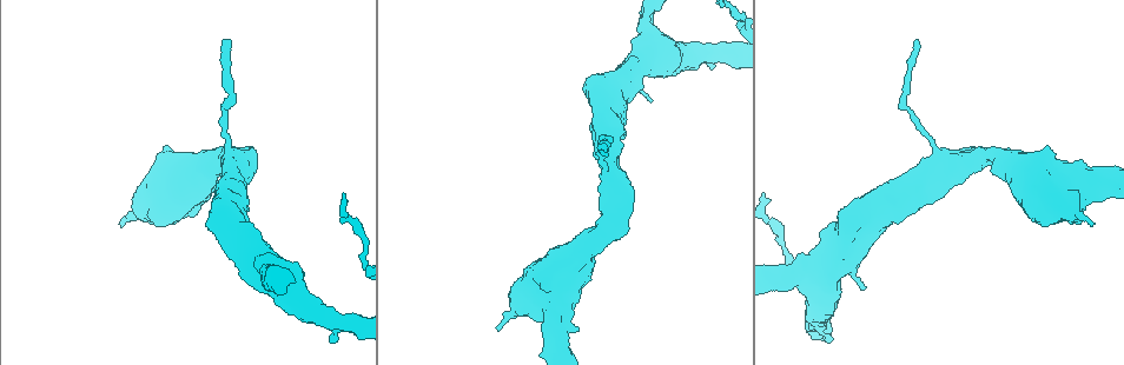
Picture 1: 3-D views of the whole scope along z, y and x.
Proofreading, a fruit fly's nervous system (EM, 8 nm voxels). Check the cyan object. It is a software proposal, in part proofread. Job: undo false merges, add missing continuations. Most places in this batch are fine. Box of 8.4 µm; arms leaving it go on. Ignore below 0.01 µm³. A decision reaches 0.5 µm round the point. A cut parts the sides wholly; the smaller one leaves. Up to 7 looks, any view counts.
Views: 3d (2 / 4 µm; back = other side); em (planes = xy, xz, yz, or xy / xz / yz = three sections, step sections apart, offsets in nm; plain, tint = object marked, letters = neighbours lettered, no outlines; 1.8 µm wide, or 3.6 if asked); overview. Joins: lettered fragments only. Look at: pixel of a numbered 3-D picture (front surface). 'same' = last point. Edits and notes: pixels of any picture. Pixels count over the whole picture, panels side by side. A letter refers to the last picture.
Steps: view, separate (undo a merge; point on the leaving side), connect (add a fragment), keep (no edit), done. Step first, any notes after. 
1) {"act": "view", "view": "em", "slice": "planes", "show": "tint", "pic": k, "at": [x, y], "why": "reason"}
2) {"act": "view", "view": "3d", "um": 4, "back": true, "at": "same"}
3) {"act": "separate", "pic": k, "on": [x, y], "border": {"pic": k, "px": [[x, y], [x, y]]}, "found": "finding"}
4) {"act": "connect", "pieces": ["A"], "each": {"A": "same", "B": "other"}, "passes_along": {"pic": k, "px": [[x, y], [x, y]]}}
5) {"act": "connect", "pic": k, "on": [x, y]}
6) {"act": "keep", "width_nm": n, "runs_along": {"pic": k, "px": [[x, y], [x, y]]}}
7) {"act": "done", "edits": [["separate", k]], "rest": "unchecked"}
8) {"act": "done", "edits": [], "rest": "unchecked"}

{"act": "view", "view": "3d", "um": 2, "back": true, "pic": 1, "at": [988, 156], "why": "sharp bend"}

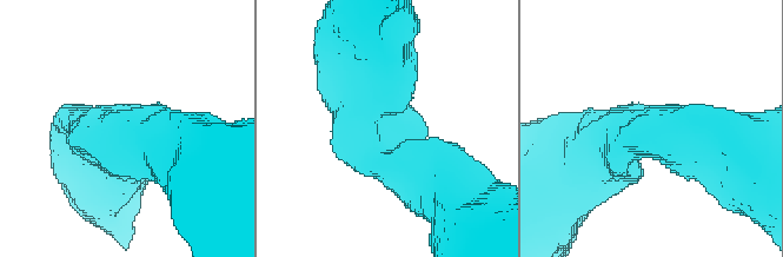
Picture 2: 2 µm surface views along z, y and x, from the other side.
{"act": "view", "view": "em", "slice": "planes", "show": "letters", "pic": 2, "at": [100, 135], "arm_widths_nm": [480, 550], "why": "shape alone is not enough"}

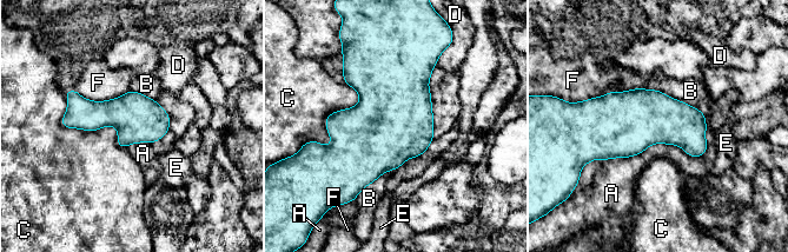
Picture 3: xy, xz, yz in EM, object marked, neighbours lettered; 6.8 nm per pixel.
{"act": "keep", "width_nm": 320, "each": {"A": "other", "B": "other", "C": "other", "D": "other", "E": "other", "F": "other"}, "border": {"pic": 3, "px": [[65, 92], [125, 148]]}, "found": "one neuron here"}

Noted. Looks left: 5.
{"act": "view", "view": "em", "slice": "planes", "show": "plain", "pic": 1, "at": [545, 301], "why": "calibre changes"}

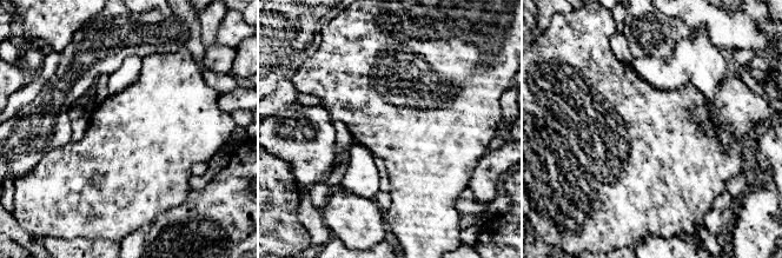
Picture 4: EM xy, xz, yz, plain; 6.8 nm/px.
{"act": "view", "view": "em", "slice": "planes", "show": "letters", "at": "same", "why": "what lies round it"}

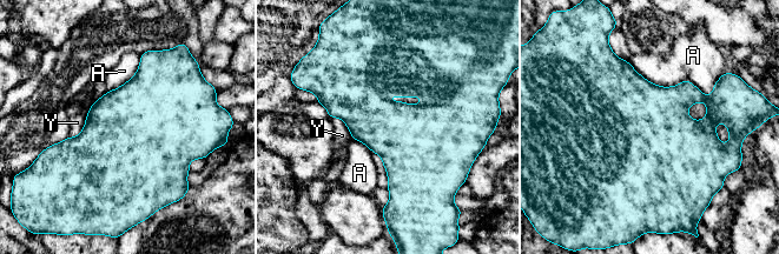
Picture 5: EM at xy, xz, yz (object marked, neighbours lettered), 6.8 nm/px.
{"act": "keep", "width_nm": 460, "each": {"A": "other", "Y": "other"}, "border": {"pic": 5, "px": [[628, 60], [718, 80]]}, "found": "continuous, no second neuron"}

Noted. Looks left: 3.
{"act": "view", "view": "em", "um": 3.6, "slice": "yz", "step": 8, "show": "letters", "pic": 1, "at": [654, 45], "why": "sudden change in width"}

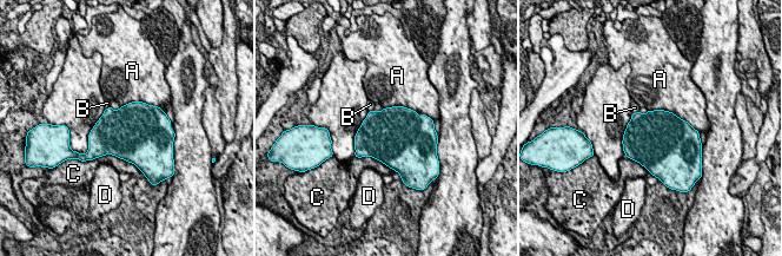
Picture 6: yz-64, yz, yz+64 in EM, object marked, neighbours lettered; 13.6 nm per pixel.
{"act": "keep", "each": {"A": "other", "B": "other", "C": "other", "D": "other"}, "border": {"pic": 6, "px": [[648, 110], [671, 111], [690, 125]]}, "found": "one neuron here"}

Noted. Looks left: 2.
{"act": "done", "edits": [], "rest": "unchecked"}

